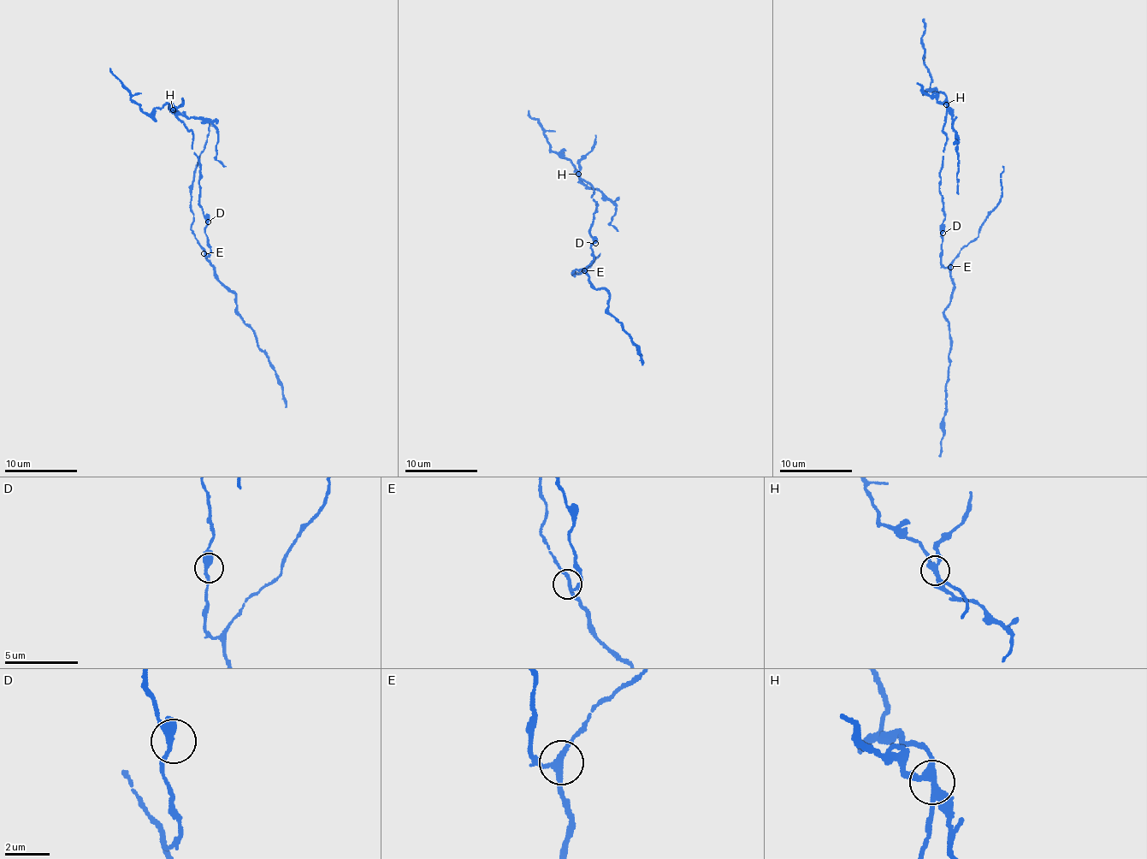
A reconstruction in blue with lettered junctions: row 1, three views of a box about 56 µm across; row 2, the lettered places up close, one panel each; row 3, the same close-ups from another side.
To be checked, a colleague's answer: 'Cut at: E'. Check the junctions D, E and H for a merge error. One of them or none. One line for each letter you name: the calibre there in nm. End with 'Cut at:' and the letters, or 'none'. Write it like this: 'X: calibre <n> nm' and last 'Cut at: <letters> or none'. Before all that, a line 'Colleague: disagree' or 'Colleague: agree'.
Colleague: disagree
H: calibre 340 nm
Cut at: H

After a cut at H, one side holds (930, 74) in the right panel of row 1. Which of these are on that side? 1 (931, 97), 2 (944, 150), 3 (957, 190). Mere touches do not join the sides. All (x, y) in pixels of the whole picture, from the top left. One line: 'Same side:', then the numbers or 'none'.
Same side: 3

